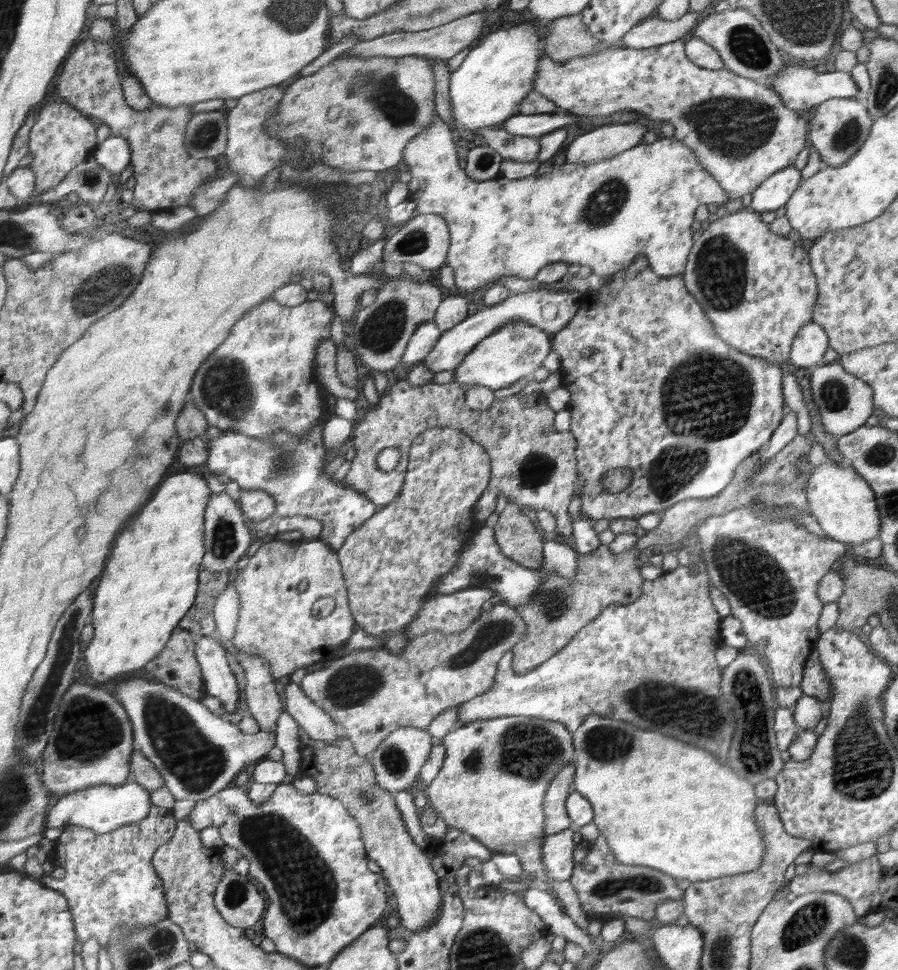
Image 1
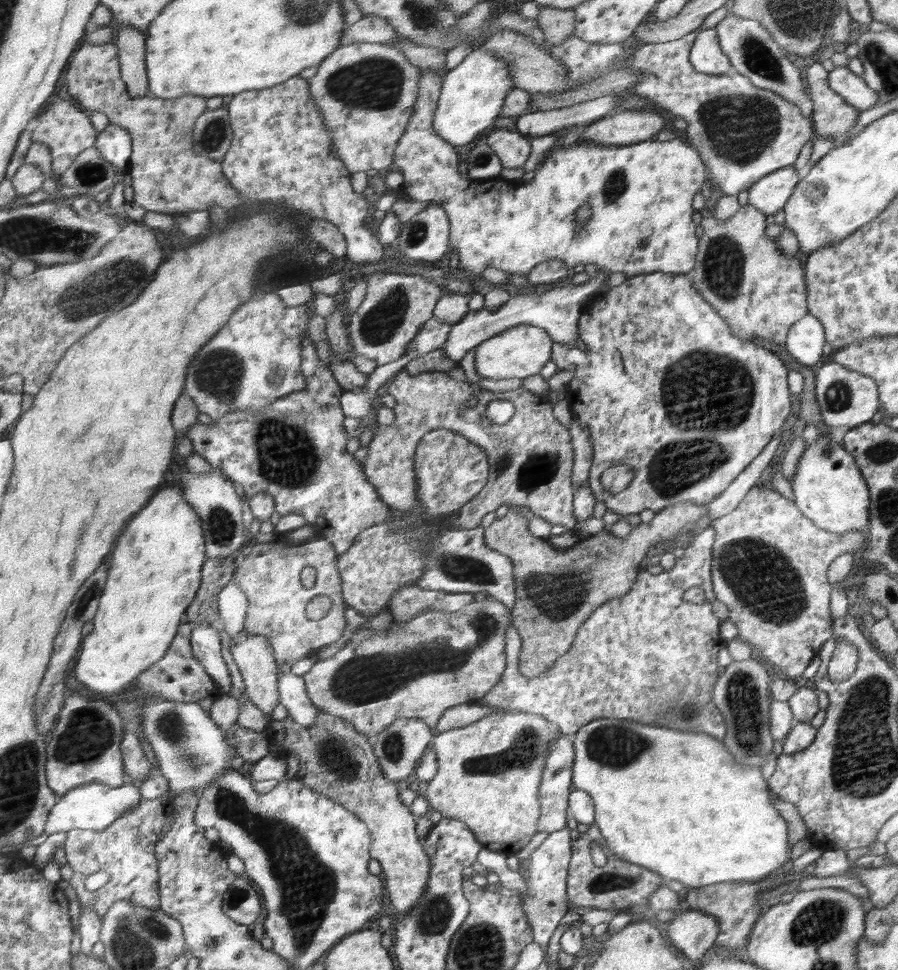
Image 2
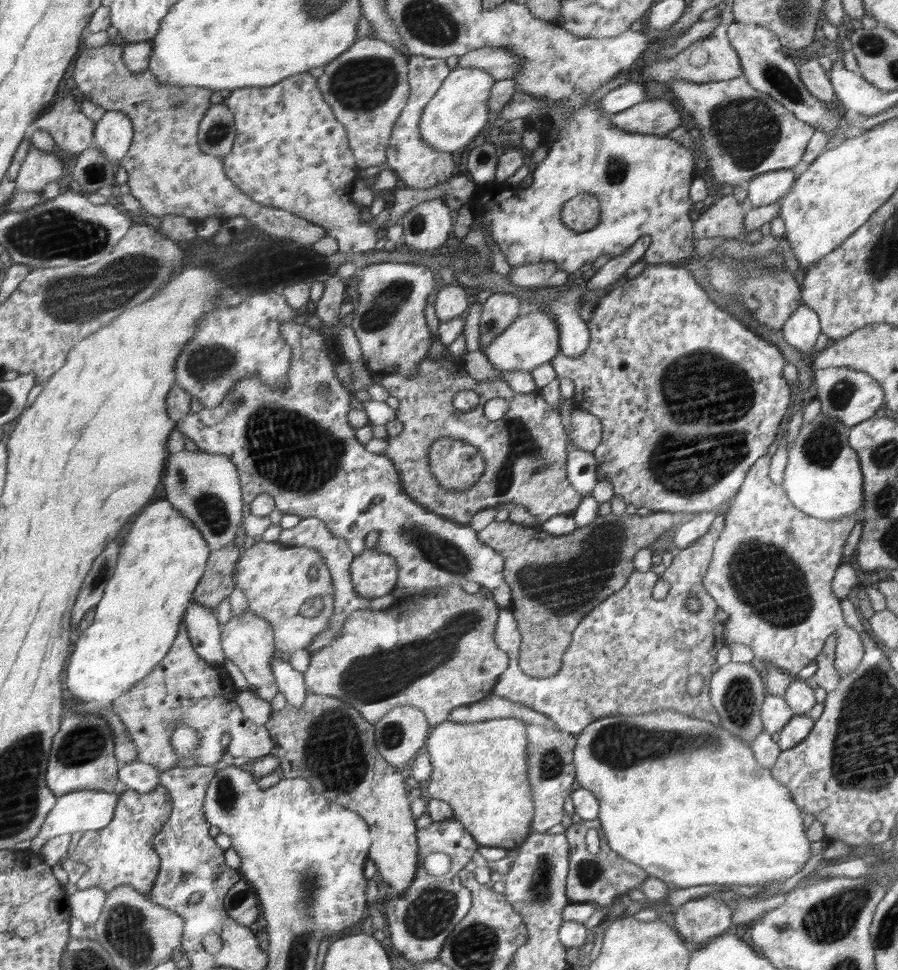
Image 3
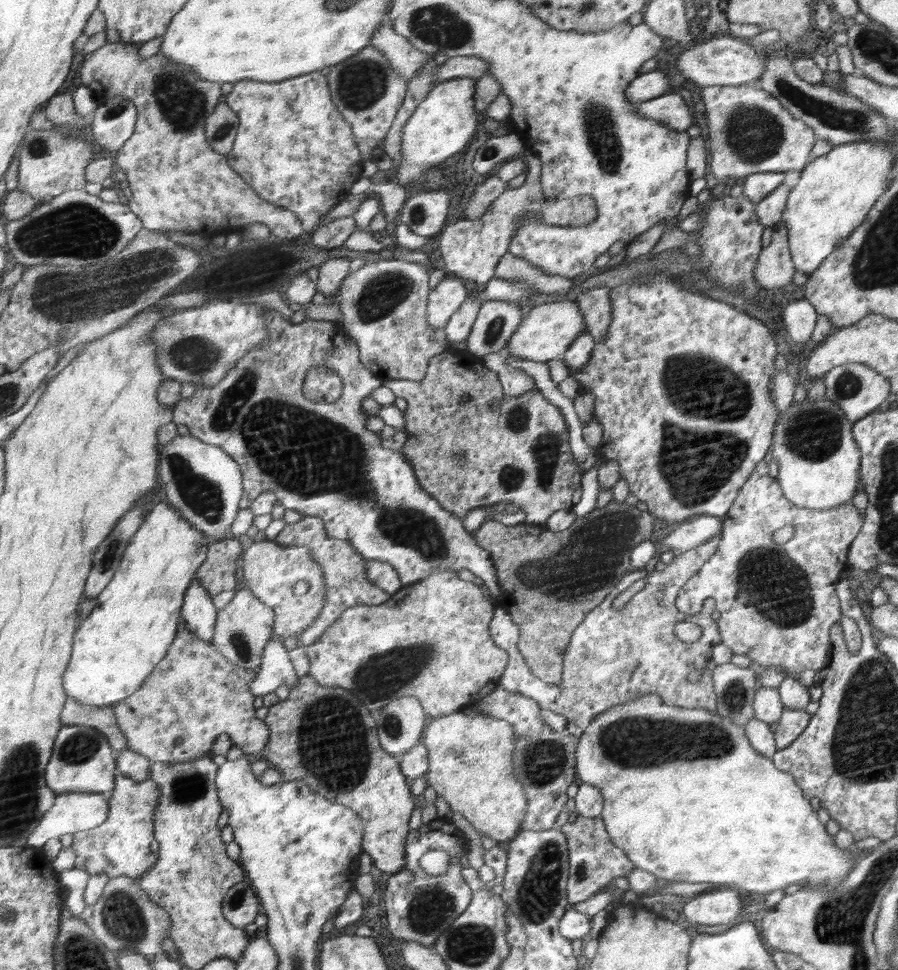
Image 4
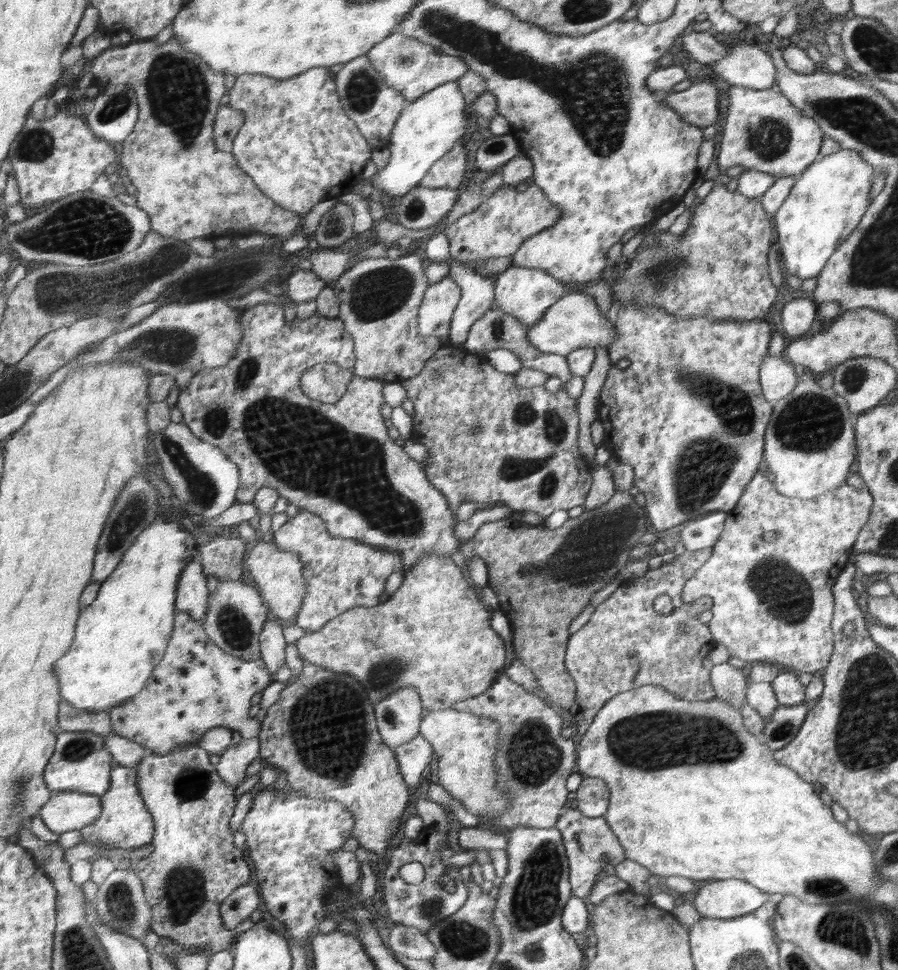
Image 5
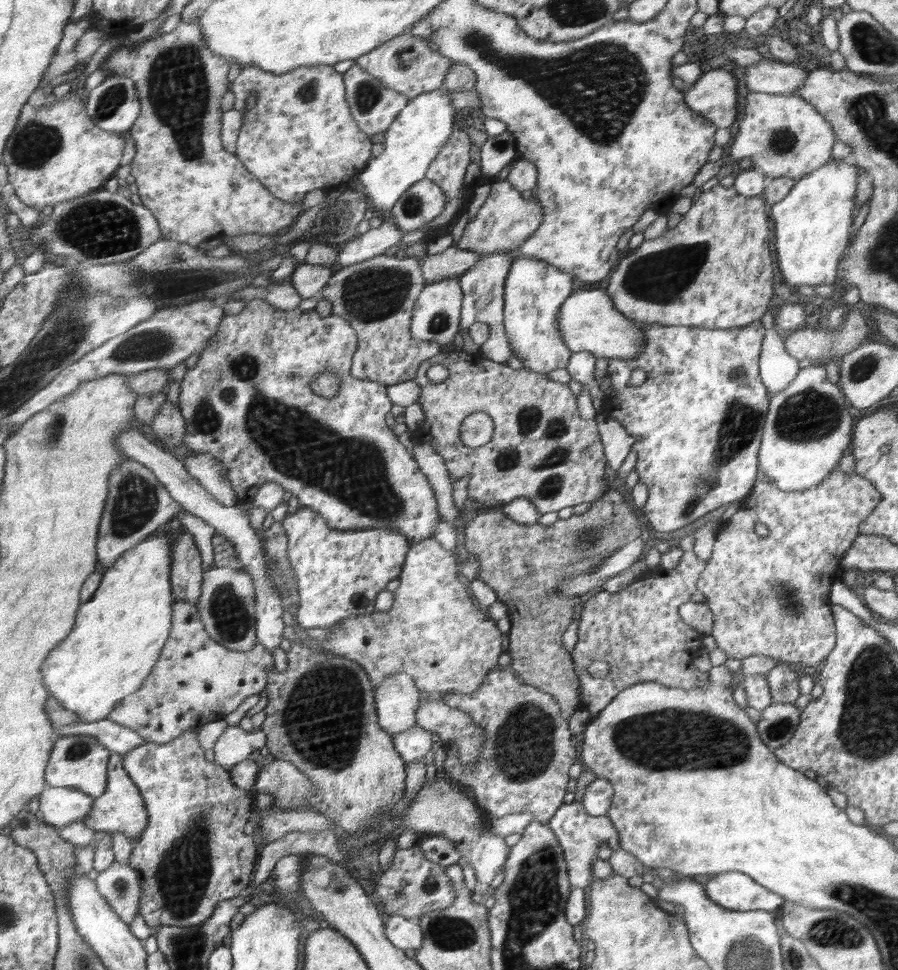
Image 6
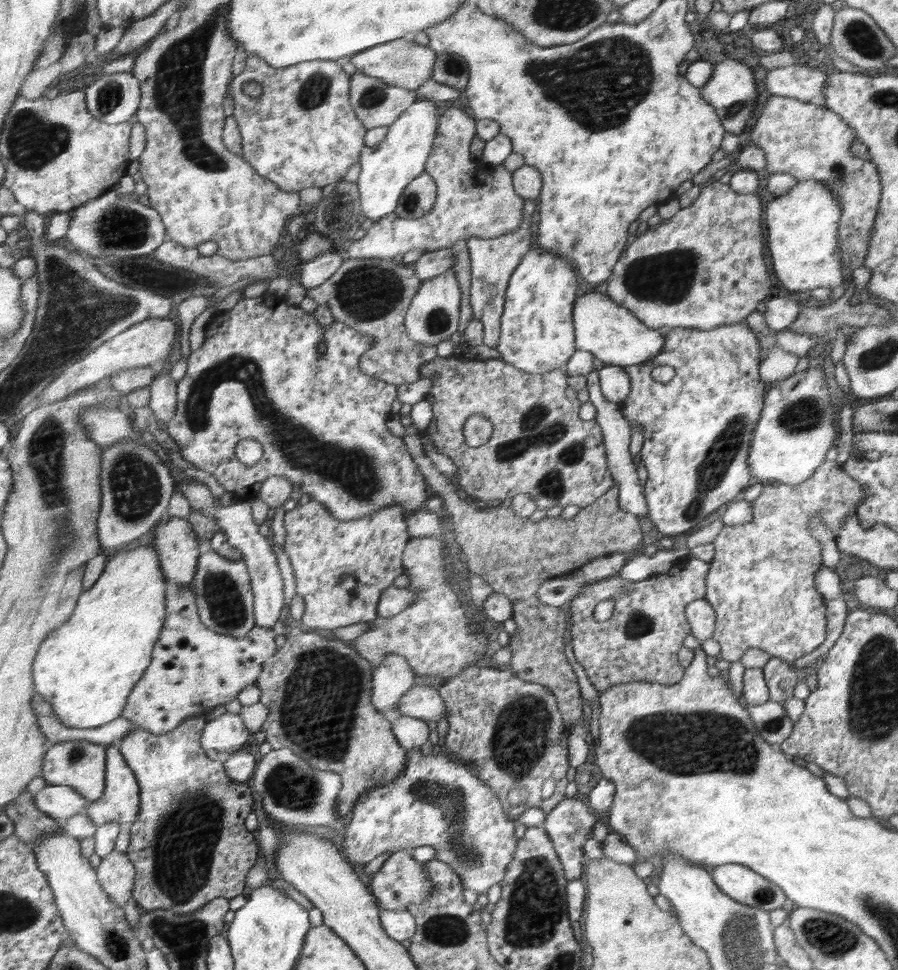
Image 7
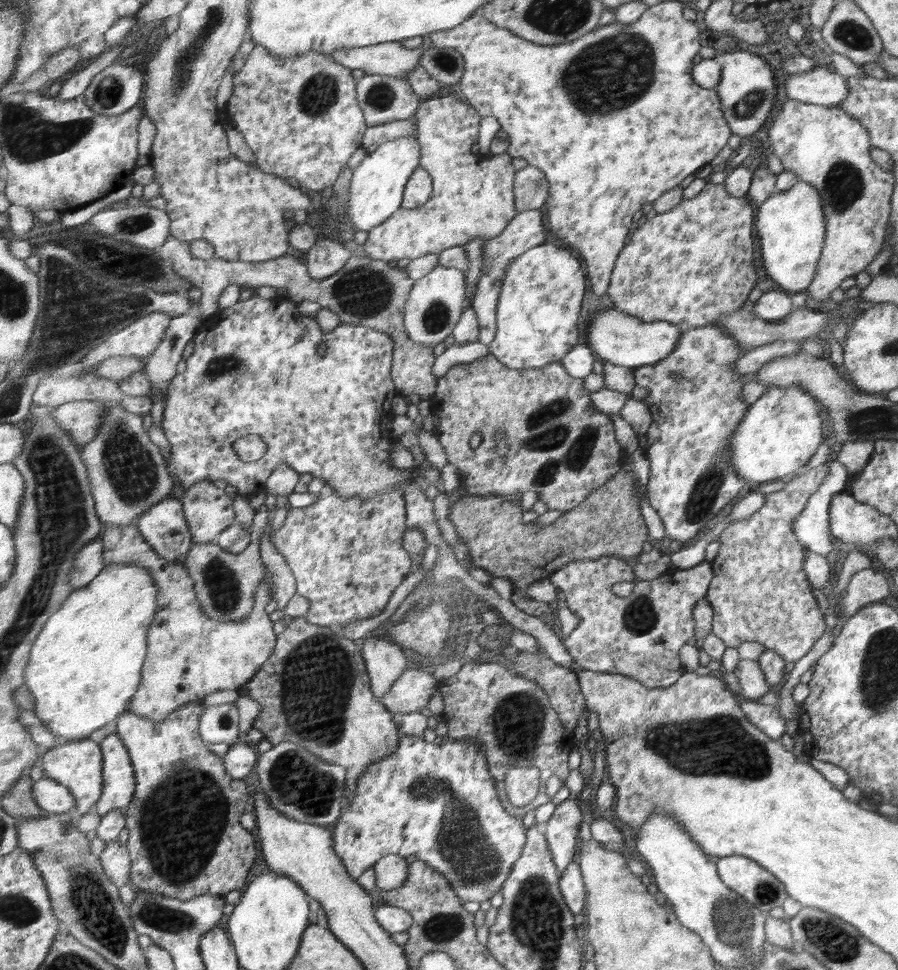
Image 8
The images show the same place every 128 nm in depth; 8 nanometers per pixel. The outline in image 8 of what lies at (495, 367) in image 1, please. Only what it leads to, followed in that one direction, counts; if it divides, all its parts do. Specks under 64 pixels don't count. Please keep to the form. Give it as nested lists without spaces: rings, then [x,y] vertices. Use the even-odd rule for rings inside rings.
[[[611,309],[600,312],[588,324],[588,346],[604,362],[634,370],[646,365],[655,365],[670,357],[683,338],[685,327],[667,321],[646,323],[641,318],[629,316]]]

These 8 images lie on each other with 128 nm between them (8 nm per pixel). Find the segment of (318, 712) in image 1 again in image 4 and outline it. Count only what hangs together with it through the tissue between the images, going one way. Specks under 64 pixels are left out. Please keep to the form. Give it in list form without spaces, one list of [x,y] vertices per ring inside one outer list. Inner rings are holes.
[[[273,635],[266,643],[258,677],[250,684],[251,693],[264,696],[275,692],[285,684],[289,689],[297,684],[299,677],[288,657],[288,650],[284,647],[283,639]]]

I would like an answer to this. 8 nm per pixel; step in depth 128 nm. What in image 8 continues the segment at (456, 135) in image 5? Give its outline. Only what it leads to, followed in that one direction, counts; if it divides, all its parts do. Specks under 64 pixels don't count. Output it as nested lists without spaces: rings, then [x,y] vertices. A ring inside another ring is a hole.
[[[417,134],[385,142],[383,145],[378,145],[373,153],[366,153],[351,176],[345,222],[350,221],[356,226],[356,232],[368,232],[371,228],[382,225],[384,220],[402,206],[407,182],[412,173],[420,167],[421,160],[422,146],[419,144]]]

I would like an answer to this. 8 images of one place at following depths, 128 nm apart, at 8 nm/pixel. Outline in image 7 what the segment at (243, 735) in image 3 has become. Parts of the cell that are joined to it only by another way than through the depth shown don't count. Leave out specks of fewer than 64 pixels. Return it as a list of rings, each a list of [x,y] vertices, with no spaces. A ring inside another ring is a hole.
[[[169,582],[168,585],[168,618],[159,644],[155,648],[153,663],[144,678],[136,685],[131,694],[130,702],[123,717],[132,720],[140,727],[145,727],[154,734],[170,734],[188,718],[201,716],[212,717],[224,708],[226,704],[236,700],[242,690],[254,685],[263,670],[263,665],[275,656],[274,632],[270,626],[257,624],[246,638],[235,638],[232,634],[220,634],[212,630],[203,621],[197,602],[197,594],[191,586],[183,586],[183,582]]]

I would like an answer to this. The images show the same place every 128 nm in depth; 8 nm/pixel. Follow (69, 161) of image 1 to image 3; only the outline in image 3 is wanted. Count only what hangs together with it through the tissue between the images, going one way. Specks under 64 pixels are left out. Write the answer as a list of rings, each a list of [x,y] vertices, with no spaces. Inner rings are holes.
[[[72,92],[70,96],[58,99],[52,109],[37,120],[34,130],[49,132],[63,154],[79,156],[96,143],[96,127],[97,122],[84,114]]]

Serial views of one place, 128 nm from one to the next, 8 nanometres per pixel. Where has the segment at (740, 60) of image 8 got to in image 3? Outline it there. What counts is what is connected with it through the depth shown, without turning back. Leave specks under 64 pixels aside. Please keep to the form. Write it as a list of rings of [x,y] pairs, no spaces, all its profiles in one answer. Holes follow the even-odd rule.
[[[666,100],[646,101],[610,116],[612,123],[632,134],[666,135],[680,126],[680,112]]]

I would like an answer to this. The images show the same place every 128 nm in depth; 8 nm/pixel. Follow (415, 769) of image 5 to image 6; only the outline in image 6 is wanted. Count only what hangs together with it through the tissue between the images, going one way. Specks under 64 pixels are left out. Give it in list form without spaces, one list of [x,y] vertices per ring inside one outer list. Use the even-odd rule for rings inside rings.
[[[418,725],[393,737],[395,738],[395,749],[406,759],[407,764],[426,756],[433,743],[432,733]]]

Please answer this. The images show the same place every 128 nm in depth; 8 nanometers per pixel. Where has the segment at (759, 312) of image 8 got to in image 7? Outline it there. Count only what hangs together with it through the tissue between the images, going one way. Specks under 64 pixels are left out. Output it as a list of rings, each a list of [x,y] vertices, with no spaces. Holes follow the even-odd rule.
[[[780,291],[780,294],[776,294],[772,299],[768,299],[768,302],[766,302],[766,311],[762,316],[764,316],[766,326],[772,332],[778,332],[784,331],[786,327],[790,327],[796,321],[796,318],[799,317],[800,310],[800,304],[788,299]]]

